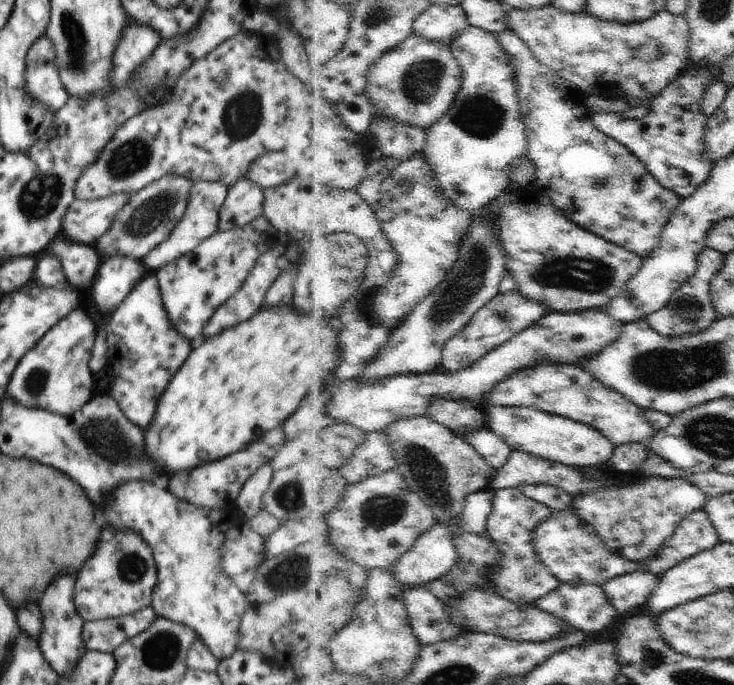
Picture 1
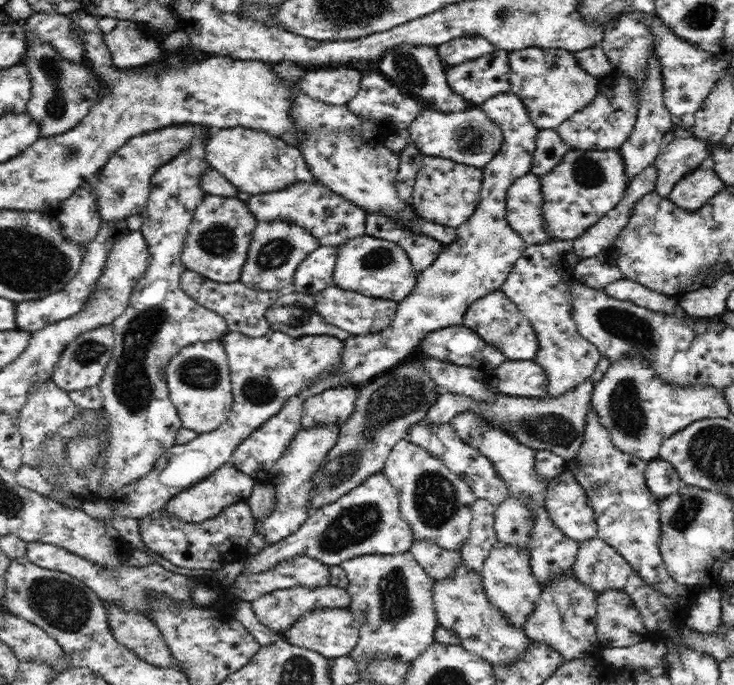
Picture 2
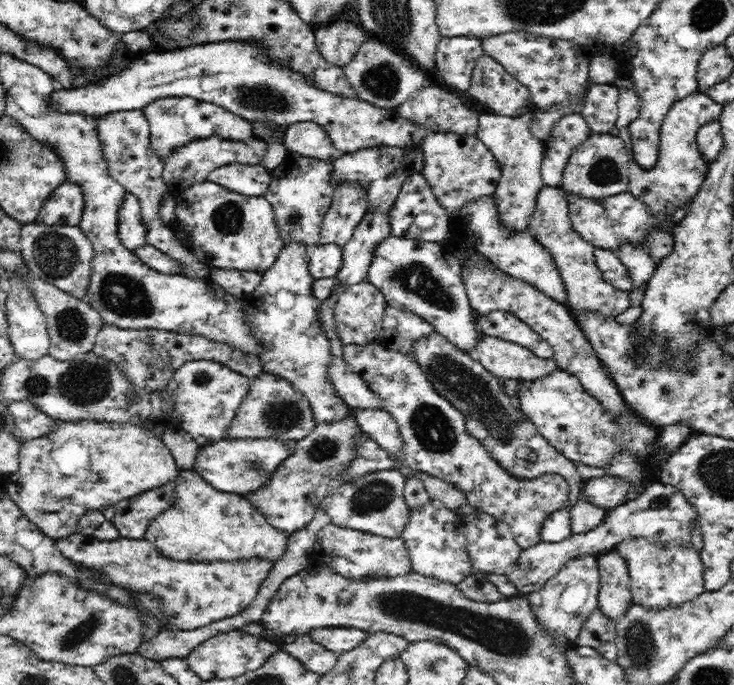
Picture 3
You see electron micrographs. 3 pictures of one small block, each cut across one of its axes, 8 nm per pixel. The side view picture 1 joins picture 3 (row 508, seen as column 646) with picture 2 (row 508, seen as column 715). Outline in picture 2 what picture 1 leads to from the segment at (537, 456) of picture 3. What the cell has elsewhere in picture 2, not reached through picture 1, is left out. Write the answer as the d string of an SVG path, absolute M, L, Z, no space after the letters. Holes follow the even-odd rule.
M468 412L458 415L452 424L455 425L456 431L466 441L466 444L478 448L490 461L492 468L506 485L507 499L517 500L527 508L530 526L525 546L529 550L534 573L538 575L542 584L551 577L553 572L567 569L572 565L580 542L566 535L551 519L550 511L546 507L548 480L538 471L536 464L537 452L517 444L515 440L506 436L503 432L499 432L499 430L488 428L482 424L482 421L476 419L476 416Z

